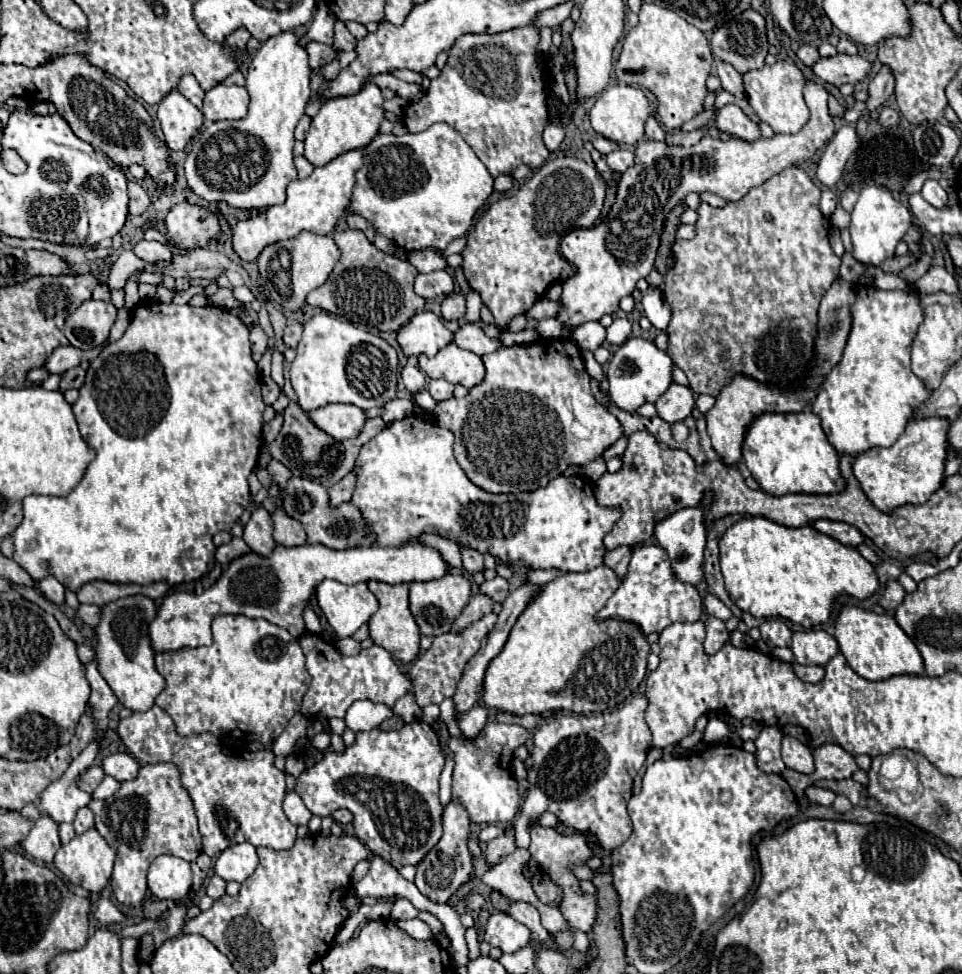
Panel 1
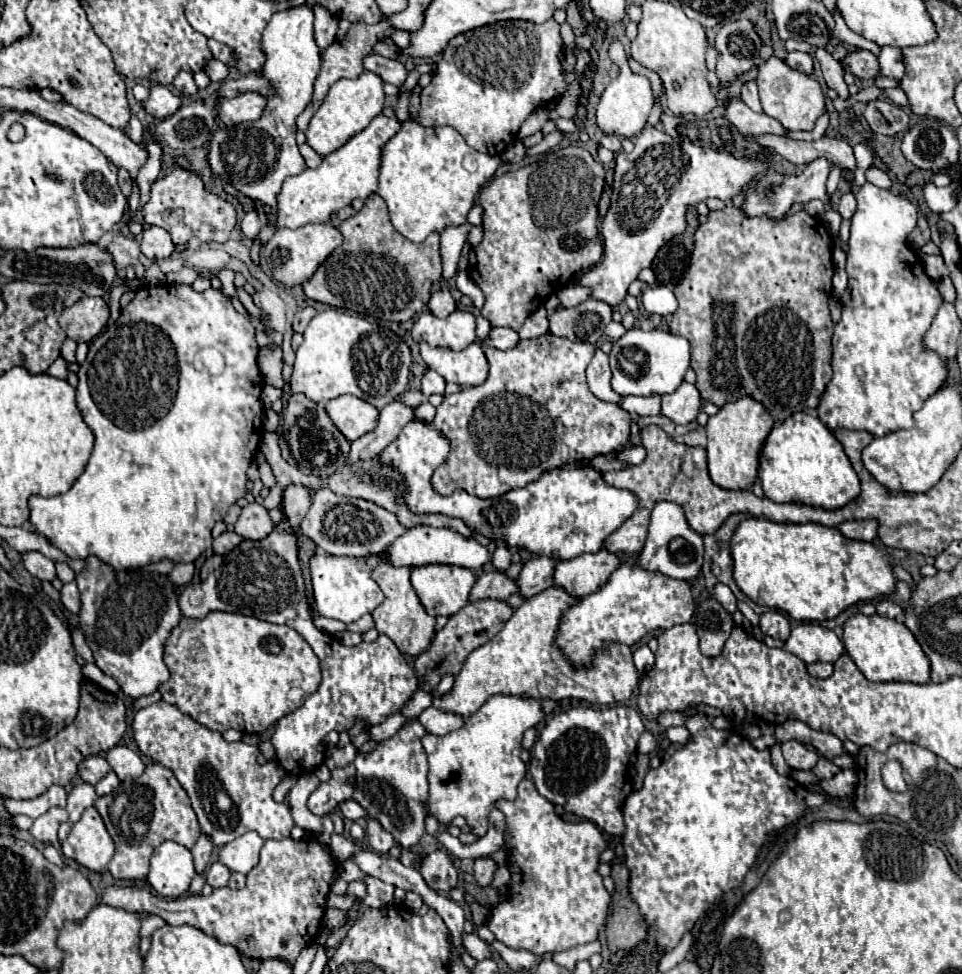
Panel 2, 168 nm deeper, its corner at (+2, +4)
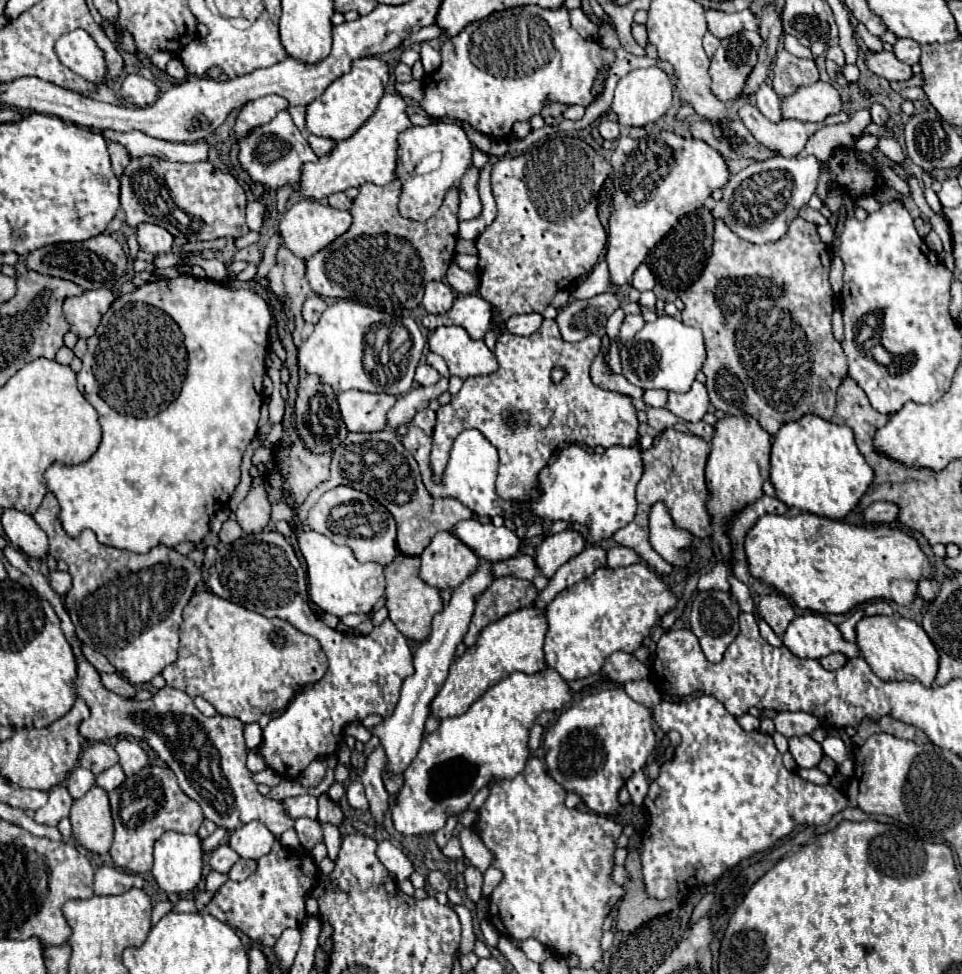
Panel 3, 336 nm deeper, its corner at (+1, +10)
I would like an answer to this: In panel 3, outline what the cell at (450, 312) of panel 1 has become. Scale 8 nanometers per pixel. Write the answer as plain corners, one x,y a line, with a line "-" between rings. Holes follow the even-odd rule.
430,281
430,285
426,285
426,293
422,299
422,307
426,309
426,313
444,315
452,307
452,303
454,303
454,293
446,283

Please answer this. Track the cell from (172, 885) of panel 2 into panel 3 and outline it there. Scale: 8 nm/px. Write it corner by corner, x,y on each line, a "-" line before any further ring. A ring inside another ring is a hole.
166,831
158,841
156,841
156,849
154,849
154,869
152,875
158,883
158,887
166,893
186,893
192,891
198,881
202,879
202,841
198,835
190,835
190,833
174,833
174,831

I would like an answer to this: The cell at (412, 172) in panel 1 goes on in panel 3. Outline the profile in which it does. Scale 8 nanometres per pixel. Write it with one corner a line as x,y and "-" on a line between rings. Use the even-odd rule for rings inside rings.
434,123
428,127
410,127
400,135
400,163
396,177
402,181
398,209
404,217
426,221
444,201
450,187
460,187
464,171
472,165
472,143
456,123

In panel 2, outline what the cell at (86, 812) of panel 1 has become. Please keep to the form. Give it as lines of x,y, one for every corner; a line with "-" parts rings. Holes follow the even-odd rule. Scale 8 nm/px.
81,783
77,787
71,789
69,797
67,797
67,813
69,813
69,821
71,823
77,823
81,819
81,813
91,807
97,799
97,793
95,793
95,787
93,785
87,785
87,783

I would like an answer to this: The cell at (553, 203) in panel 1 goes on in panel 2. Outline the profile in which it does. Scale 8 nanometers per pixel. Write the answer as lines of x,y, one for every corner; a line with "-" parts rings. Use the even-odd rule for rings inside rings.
565,147
543,155
539,161
517,171
495,177
481,189
477,203
483,207
483,241
471,249
467,271
485,295
481,315
491,323
491,327
511,327
513,331
519,331
523,321
541,307
549,295
563,289
581,271
601,259
603,247
597,235
597,203
605,185
603,177
603,165
599,165
589,151
581,147
-
565,235
579,237
583,243
577,249
565,249

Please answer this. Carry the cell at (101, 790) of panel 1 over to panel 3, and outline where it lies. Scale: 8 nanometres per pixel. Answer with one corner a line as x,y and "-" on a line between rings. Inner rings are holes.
114,765
96,777
96,785
100,785
108,793
114,791
122,781
124,781
124,771
120,765

